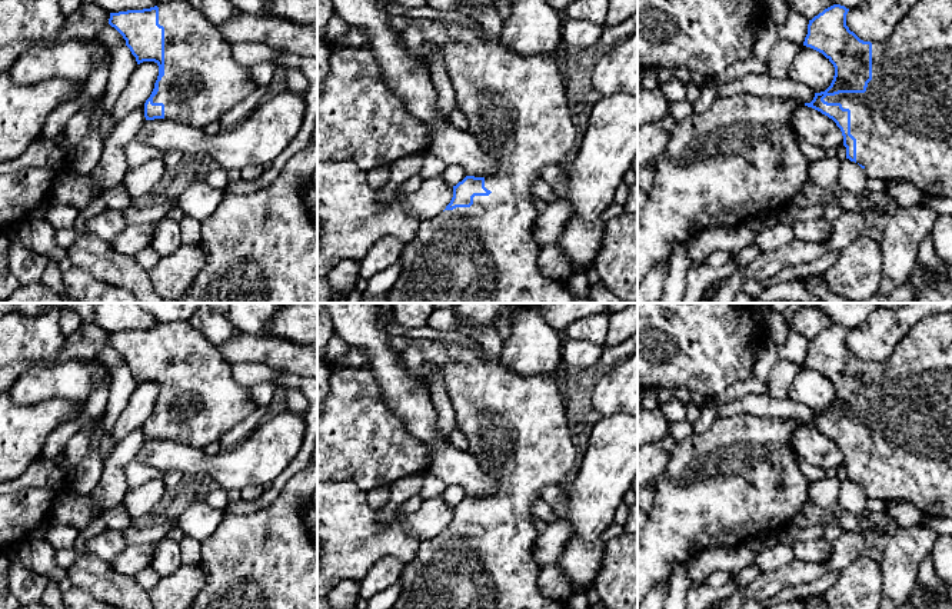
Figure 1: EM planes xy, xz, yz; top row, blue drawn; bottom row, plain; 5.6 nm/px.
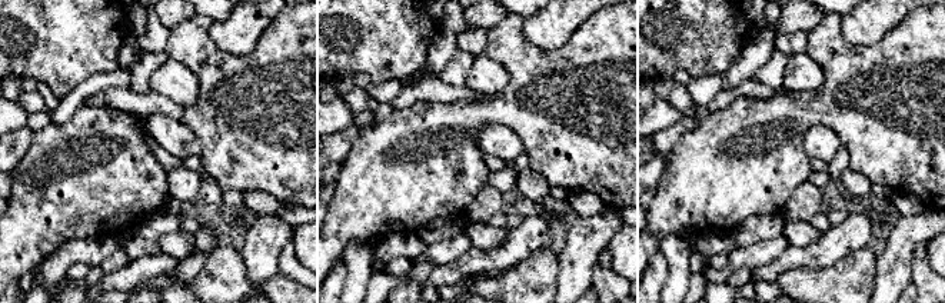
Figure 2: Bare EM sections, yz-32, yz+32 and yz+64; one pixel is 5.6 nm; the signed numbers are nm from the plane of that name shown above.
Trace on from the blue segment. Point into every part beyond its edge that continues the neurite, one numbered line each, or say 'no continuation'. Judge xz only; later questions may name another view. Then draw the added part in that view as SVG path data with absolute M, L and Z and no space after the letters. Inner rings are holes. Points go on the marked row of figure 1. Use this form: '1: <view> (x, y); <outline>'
1: xz (516, 107); M407 20L399 31L400 41L422 66L430 69L429 56L437 50L456 94L456 109L469 123L470 134L483 152L496 157L497 170L485 177L489 196L475 196L470 207L445 210L422 222L419 234L405 243L400 254L403 270L386 294L386 303L593 303L569 293L563 282L542 273L537 257L540 246L533 236L539 214L532 186L546 164L562 164L576 144L576 127L566 100L556 56L522 56L507 50L500 40L490 40L482 29L470 29L455 21Z

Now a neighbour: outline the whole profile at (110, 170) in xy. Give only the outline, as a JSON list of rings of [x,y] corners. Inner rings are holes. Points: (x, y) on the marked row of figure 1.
[[[144,106],[120,120],[103,144],[103,154],[91,172],[93,180],[103,189],[123,183],[127,172],[124,146],[133,142],[144,123]]]

